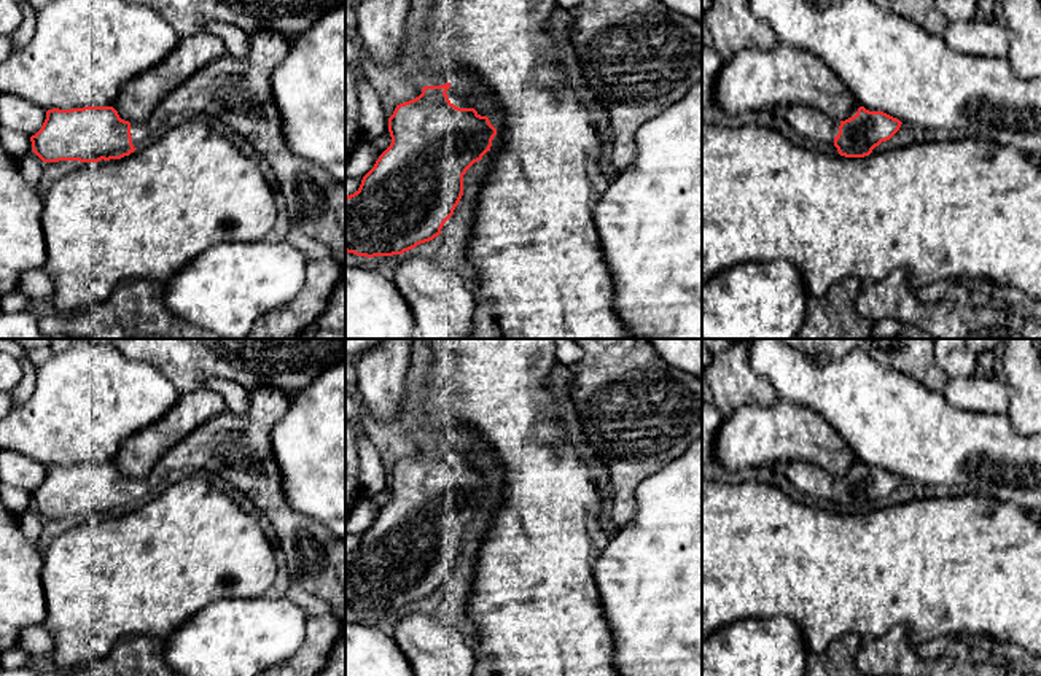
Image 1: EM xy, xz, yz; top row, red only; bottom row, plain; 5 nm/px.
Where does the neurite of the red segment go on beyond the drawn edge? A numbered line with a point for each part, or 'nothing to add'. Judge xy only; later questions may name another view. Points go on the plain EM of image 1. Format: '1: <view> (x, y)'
1: xy (234, 447)

